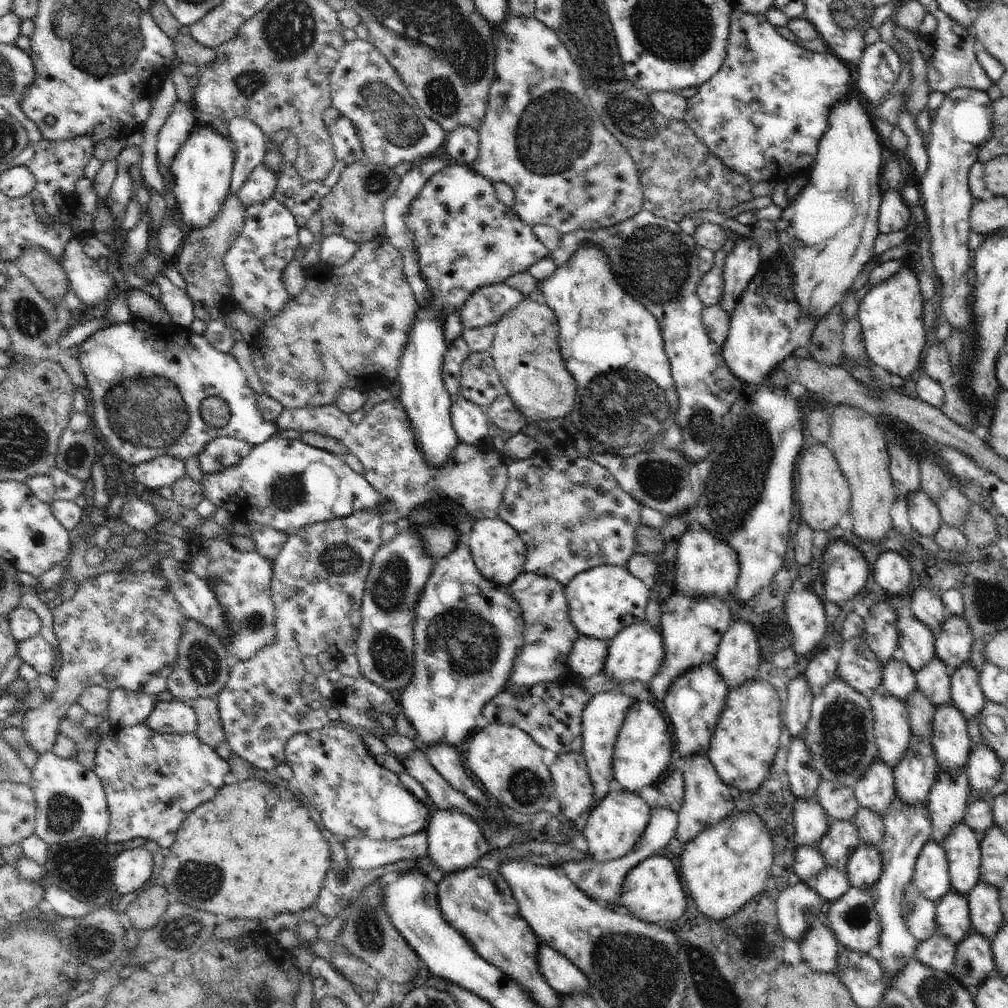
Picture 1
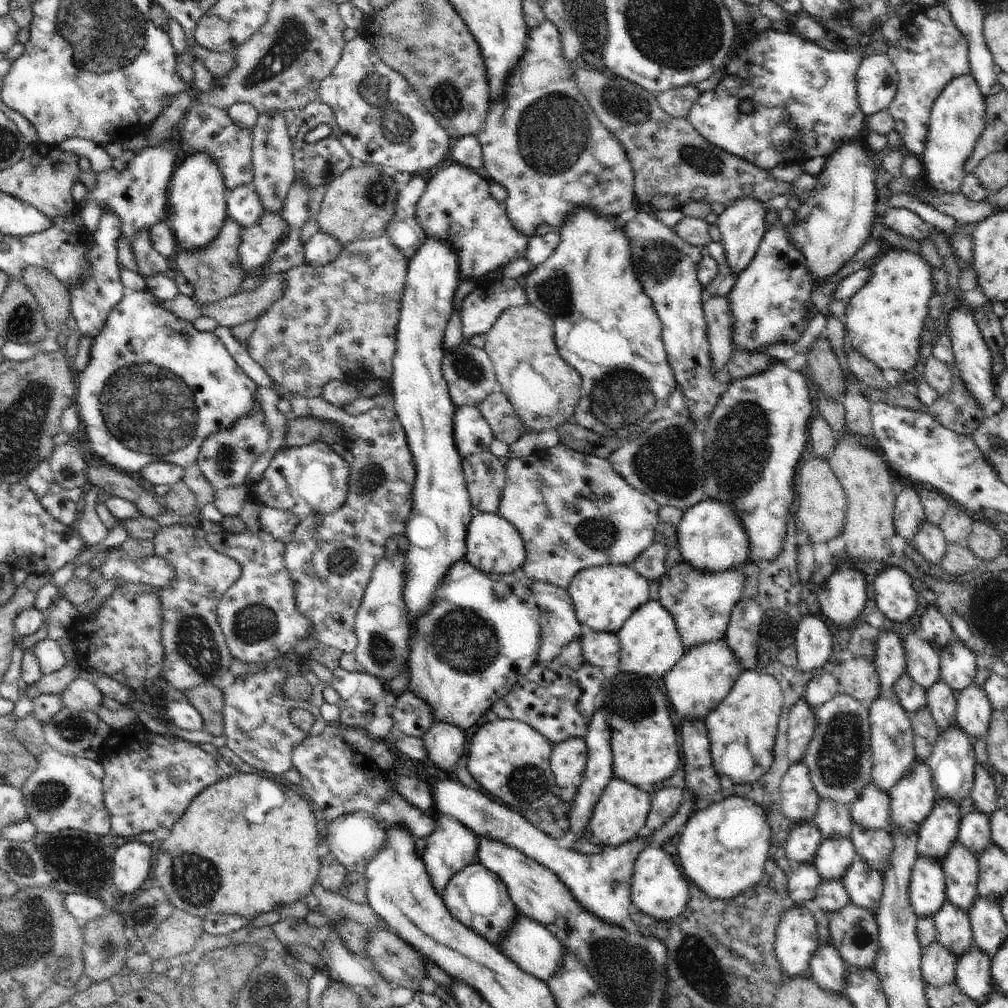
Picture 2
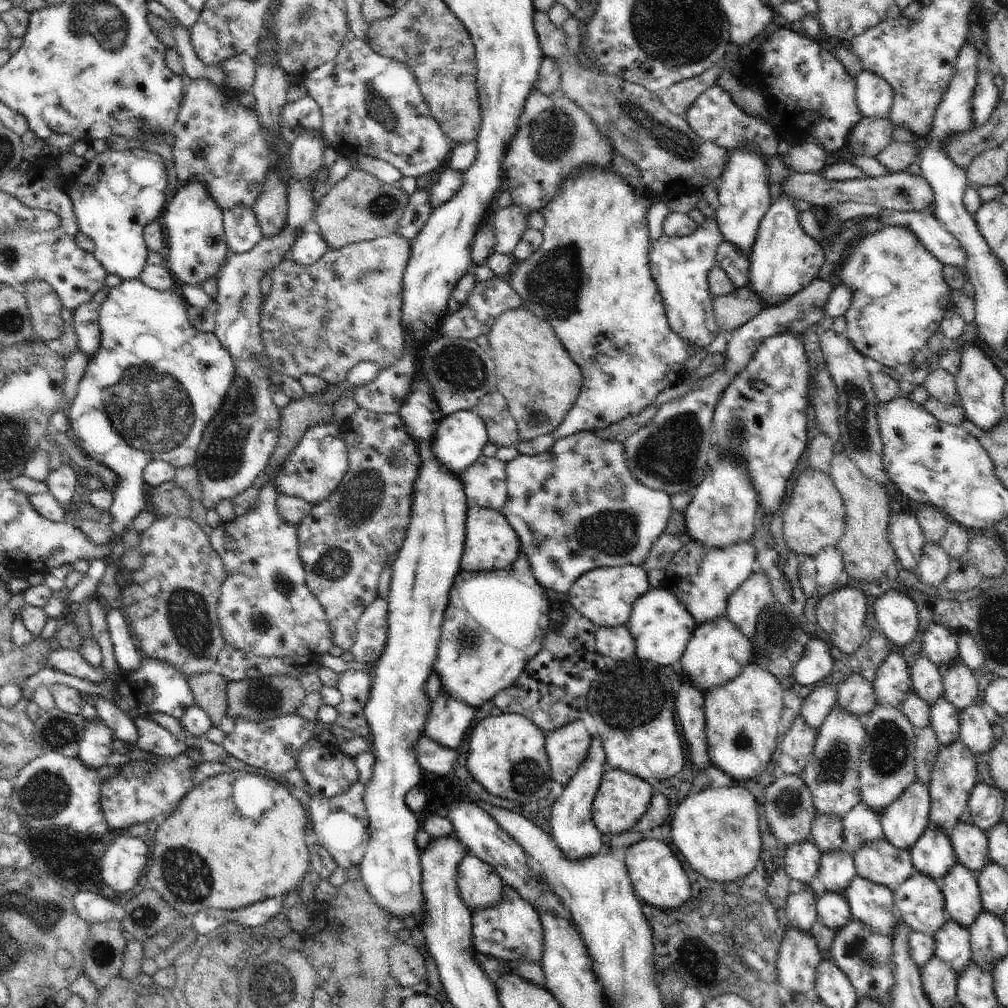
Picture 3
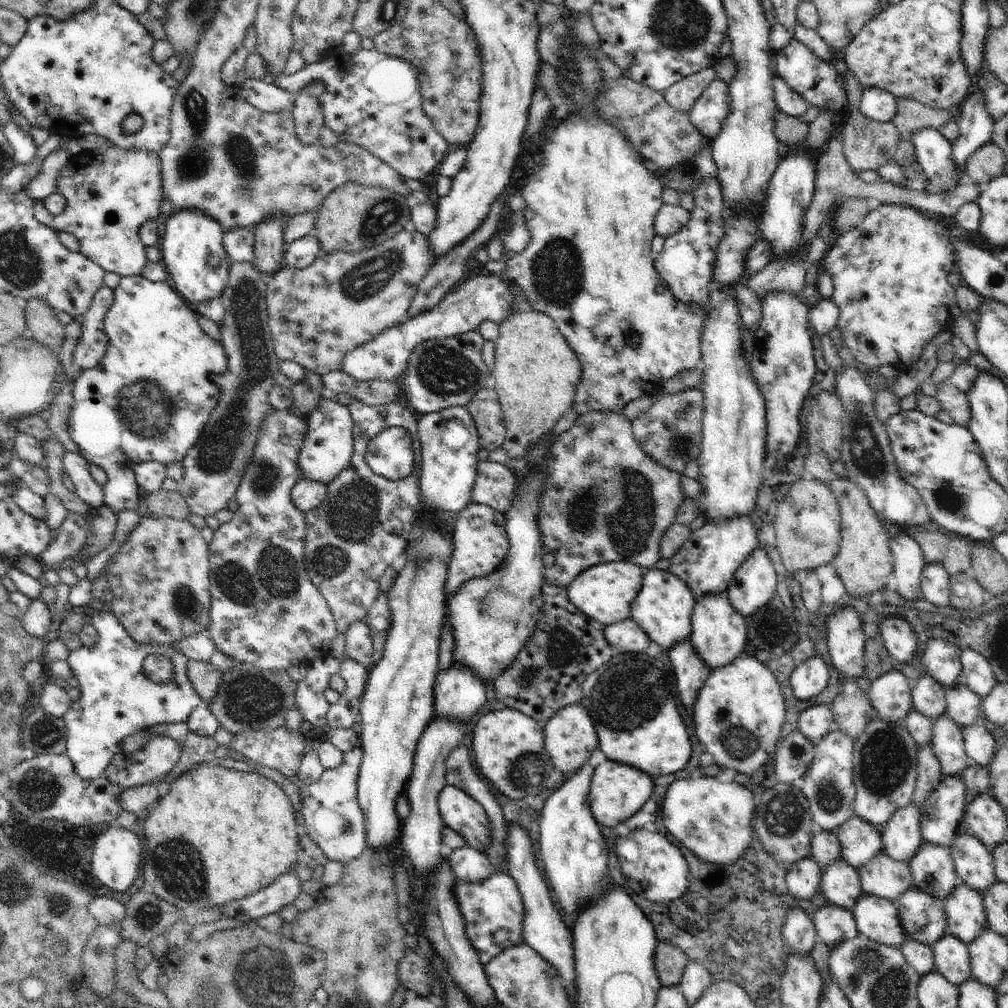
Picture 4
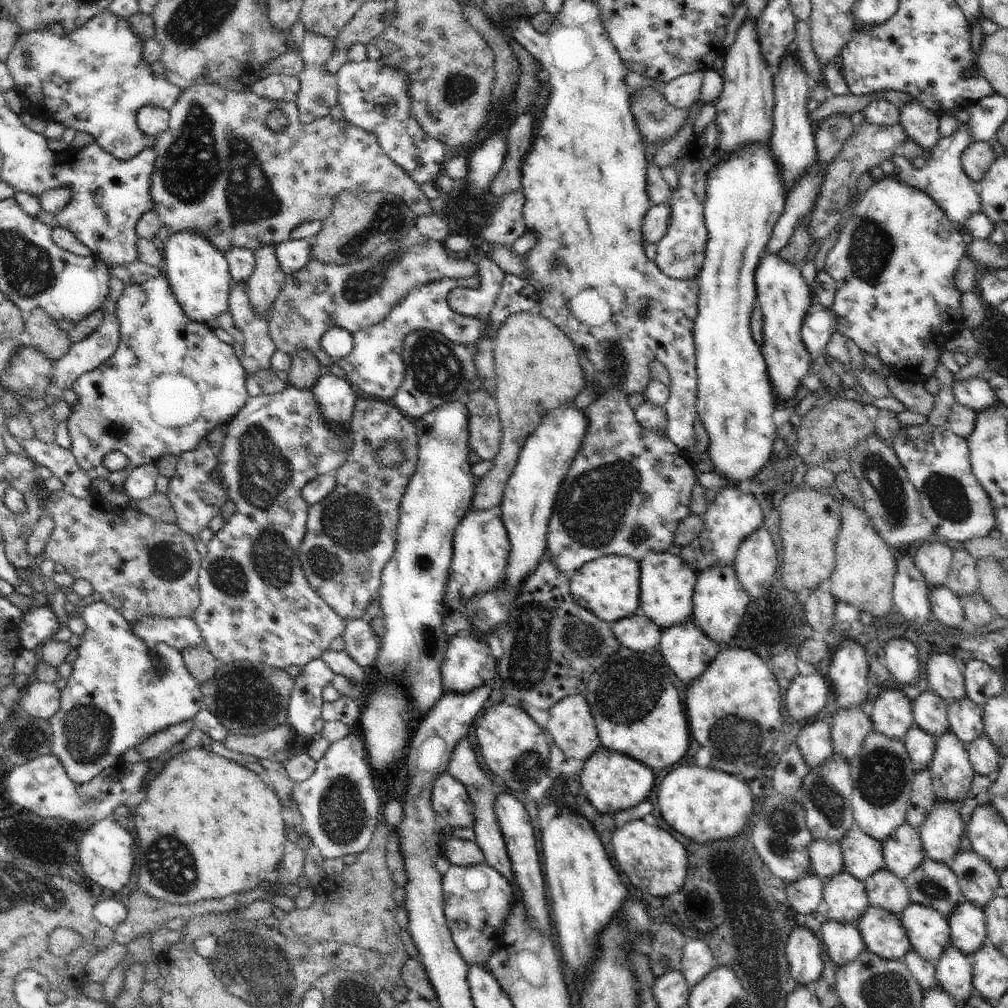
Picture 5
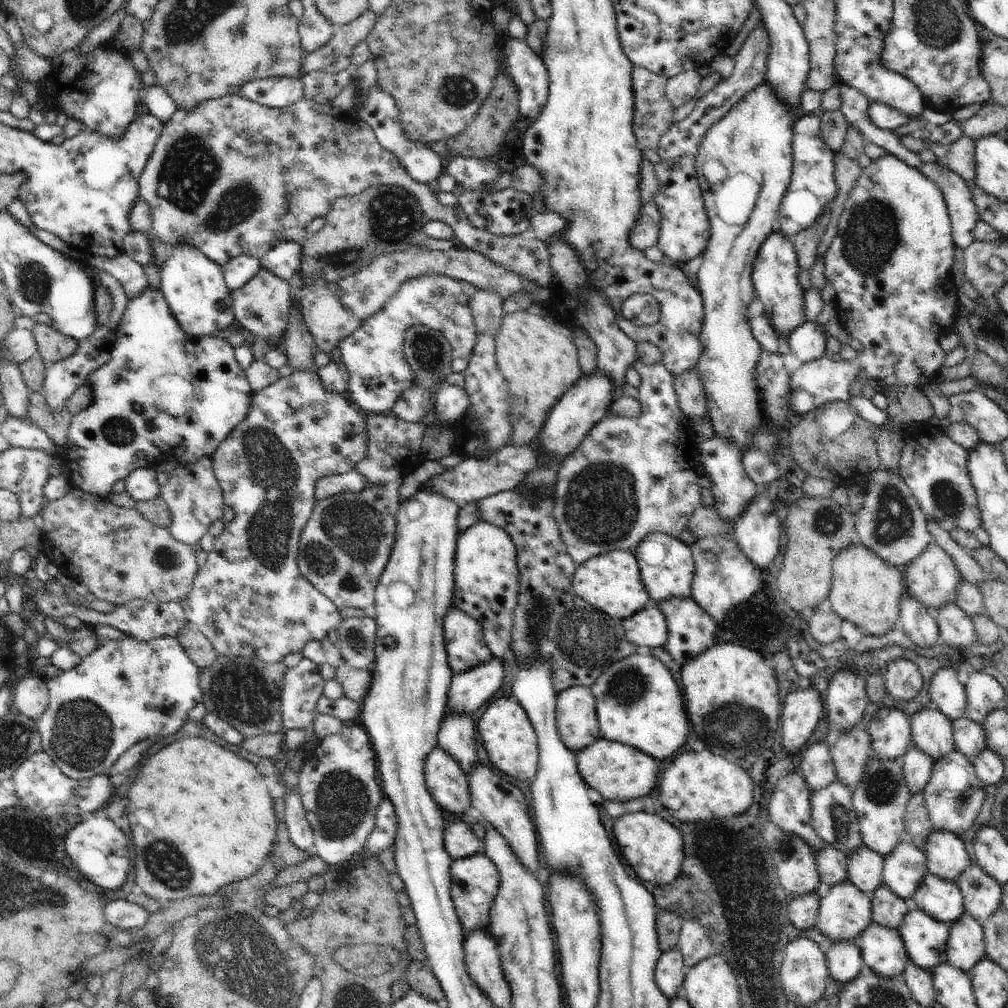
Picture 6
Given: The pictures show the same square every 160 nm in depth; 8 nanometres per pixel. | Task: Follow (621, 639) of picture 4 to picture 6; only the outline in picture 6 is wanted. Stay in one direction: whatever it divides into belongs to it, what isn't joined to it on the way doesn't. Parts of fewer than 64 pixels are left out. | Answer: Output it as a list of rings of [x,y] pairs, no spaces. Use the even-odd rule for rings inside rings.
[[[644,607],[640,612],[622,621],[625,637],[637,648],[638,646],[648,646],[652,650],[664,648],[668,638],[668,623],[664,613],[658,607]]]

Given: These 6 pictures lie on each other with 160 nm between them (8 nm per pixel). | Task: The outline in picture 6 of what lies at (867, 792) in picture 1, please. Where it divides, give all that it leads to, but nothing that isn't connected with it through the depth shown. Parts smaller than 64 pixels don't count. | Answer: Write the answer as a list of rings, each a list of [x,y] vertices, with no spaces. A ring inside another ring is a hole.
[[[864,843],[847,855],[847,880],[871,894],[883,883],[885,858]]]

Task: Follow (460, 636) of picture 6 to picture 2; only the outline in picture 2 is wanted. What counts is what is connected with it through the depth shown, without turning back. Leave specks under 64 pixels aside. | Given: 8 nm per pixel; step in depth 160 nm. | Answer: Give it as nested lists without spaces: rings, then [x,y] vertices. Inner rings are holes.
[[[434,721],[421,739],[428,760],[432,760],[436,768],[454,772],[458,760],[466,754],[464,738],[466,734],[459,726]]]

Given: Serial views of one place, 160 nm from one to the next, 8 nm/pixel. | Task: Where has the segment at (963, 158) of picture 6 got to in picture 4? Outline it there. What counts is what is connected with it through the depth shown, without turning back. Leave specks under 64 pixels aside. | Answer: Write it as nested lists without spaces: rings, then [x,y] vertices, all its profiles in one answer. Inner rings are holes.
[[[989,141],[968,156],[963,172],[966,172],[974,183],[988,185],[988,182],[1003,174],[1006,164],[1004,152]]]

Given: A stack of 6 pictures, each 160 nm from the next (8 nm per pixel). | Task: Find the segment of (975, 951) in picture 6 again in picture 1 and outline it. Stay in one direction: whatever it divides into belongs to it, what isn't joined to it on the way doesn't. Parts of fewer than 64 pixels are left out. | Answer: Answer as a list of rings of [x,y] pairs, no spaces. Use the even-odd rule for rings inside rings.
[[[960,822],[941,843],[948,860],[950,888],[967,895],[979,883],[980,840],[970,826]]]

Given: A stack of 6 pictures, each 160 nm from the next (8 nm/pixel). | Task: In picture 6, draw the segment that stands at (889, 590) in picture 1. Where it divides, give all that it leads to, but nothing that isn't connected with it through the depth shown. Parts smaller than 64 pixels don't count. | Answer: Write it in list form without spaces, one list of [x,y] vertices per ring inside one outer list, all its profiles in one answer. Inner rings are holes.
[[[898,658],[888,662],[884,668],[887,670],[883,676],[885,689],[894,700],[908,702],[916,698],[924,682],[913,661]]]

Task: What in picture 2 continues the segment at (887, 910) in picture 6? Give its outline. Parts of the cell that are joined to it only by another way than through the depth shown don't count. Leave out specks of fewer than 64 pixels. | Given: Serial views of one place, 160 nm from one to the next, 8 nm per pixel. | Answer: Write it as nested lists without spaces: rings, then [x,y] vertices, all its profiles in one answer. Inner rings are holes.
[[[855,824],[849,837],[854,843],[858,856],[862,857],[870,867],[884,873],[890,864],[894,843],[891,834],[886,829],[864,829]]]

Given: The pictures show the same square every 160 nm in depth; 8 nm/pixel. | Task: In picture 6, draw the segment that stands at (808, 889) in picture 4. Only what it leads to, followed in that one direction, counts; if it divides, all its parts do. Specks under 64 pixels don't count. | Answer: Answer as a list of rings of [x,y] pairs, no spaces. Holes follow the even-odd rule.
[[[817,890],[791,897],[787,908],[790,922],[804,934],[809,928],[816,926],[820,903],[821,897]]]

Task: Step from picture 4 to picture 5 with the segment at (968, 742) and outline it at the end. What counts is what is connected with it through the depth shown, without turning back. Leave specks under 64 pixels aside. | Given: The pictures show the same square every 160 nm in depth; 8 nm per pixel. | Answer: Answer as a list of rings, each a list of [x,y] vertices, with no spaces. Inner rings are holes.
[[[985,734],[975,738],[966,747],[971,767],[975,773],[991,777],[996,776],[996,772],[1001,765],[1003,753]]]

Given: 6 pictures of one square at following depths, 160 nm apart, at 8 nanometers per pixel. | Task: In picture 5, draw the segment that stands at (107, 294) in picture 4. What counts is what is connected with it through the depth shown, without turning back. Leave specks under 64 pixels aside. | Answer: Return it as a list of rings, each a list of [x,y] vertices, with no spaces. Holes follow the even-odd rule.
[[[106,297],[101,304],[100,310],[102,310],[103,320],[98,325],[98,328],[89,334],[84,340],[73,344],[68,352],[57,361],[53,361],[53,376],[50,379],[51,383],[60,388],[60,390],[66,390],[79,379],[84,373],[94,370],[99,367],[103,362],[106,362],[116,352],[119,340],[120,340],[120,321],[116,318],[115,308],[117,302],[110,297]]]

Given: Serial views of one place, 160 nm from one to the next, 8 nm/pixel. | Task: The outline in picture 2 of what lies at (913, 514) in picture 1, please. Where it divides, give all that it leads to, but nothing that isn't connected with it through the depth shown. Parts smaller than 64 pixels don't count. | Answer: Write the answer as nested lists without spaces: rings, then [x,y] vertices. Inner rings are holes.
[[[922,521],[913,538],[913,546],[926,558],[926,561],[940,566],[947,545],[942,529],[930,521]]]

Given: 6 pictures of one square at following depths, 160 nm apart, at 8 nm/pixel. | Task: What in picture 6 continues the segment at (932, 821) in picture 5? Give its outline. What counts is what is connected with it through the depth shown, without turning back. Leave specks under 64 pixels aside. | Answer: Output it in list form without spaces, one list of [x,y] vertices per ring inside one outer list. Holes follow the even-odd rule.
[[[932,831],[925,842],[925,855],[932,874],[956,882],[970,864],[962,839],[952,831]]]

